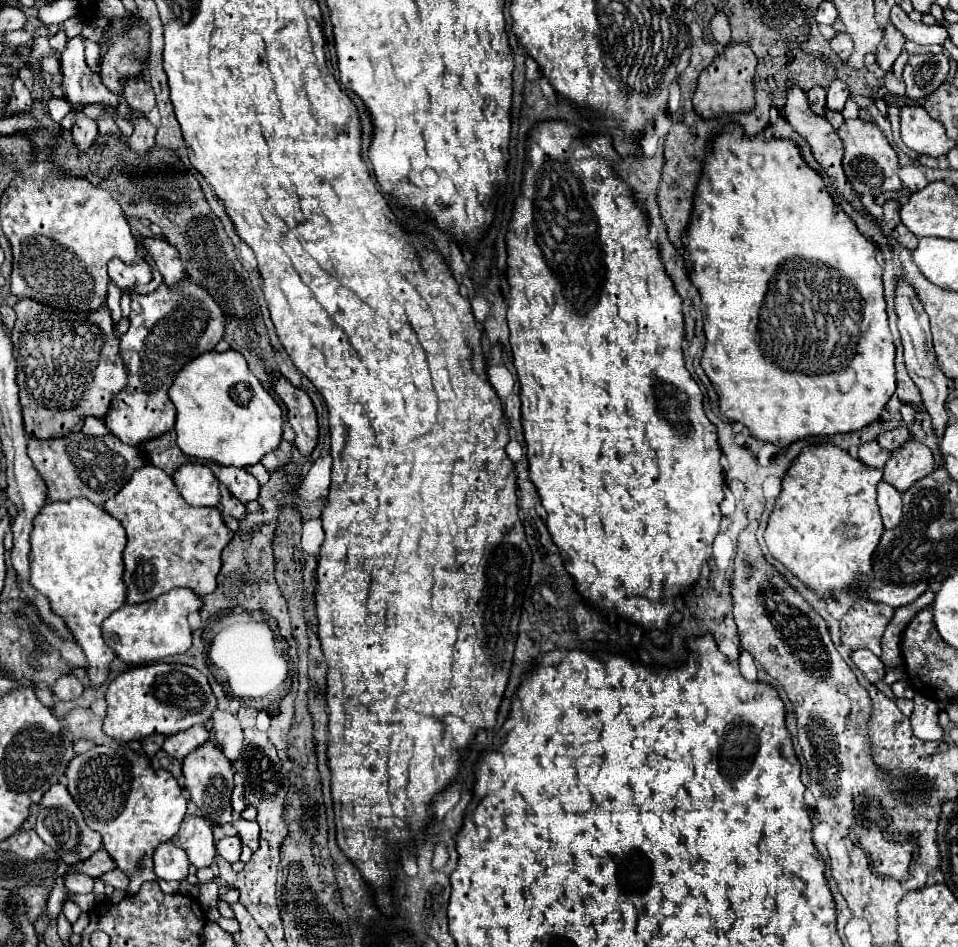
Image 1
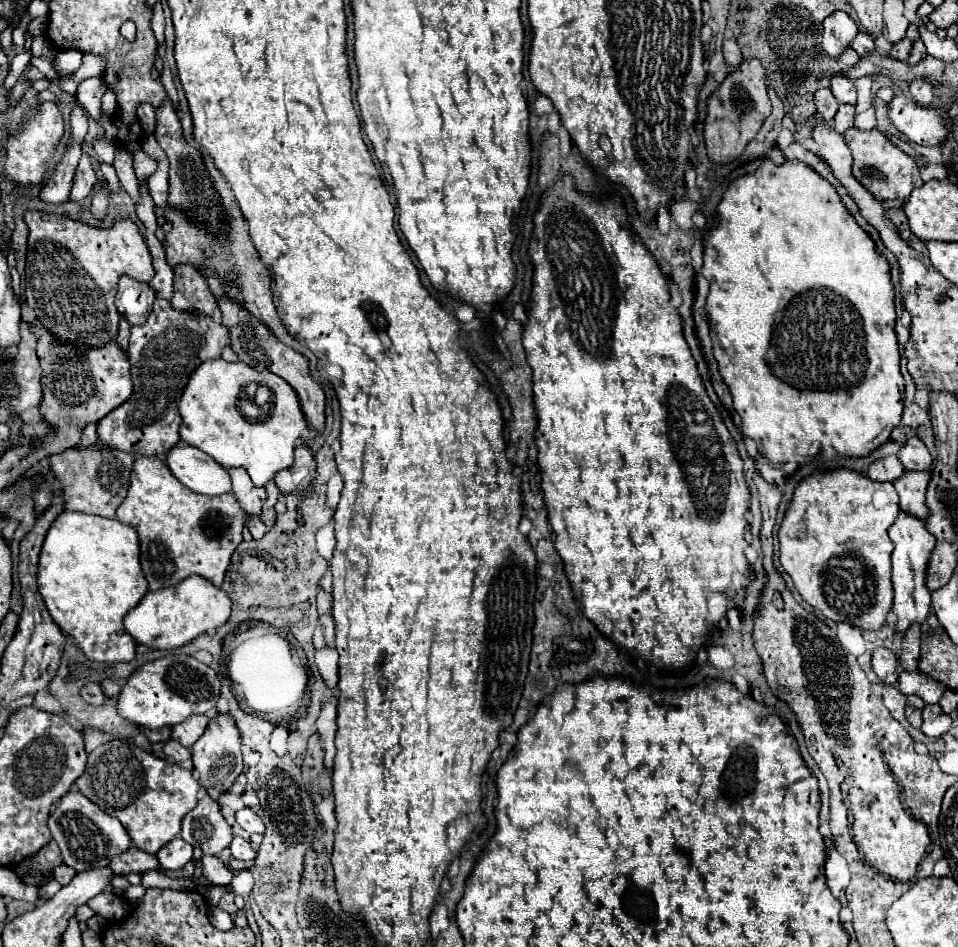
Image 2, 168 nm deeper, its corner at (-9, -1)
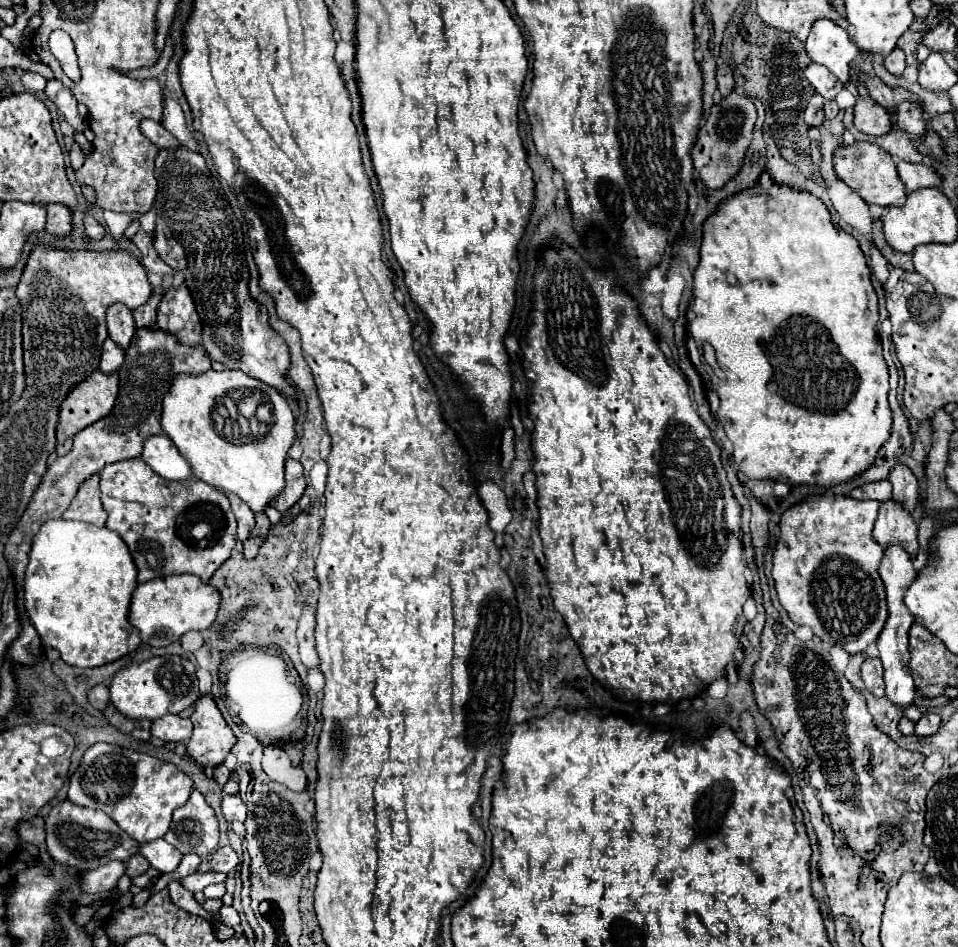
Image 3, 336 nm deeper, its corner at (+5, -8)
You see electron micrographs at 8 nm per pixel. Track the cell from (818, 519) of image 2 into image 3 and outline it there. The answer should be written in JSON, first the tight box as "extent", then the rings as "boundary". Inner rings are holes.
{"extent":[772,494,888,654],"boundary":[[[816,494],[790,506],[780,518],[780,536],[774,546],[772,578],[782,608],[792,622],[810,626],[814,636],[832,646],[844,648],[848,654],[860,654],[872,644],[888,618],[884,584],[878,576],[878,564],[884,550],[872,542],[872,526],[876,522],[880,502],[860,502],[850,496]]]}

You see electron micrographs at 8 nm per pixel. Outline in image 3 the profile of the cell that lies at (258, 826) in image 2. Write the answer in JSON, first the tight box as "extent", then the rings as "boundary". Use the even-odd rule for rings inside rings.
{"extent":[222,796,246,824],"boundary":[[[226,796],[222,800],[222,814],[224,814],[228,824],[244,822],[246,820],[246,806],[240,800],[240,796]]]}

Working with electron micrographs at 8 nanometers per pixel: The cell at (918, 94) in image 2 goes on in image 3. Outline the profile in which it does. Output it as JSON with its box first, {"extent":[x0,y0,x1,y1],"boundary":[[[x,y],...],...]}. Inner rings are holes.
{"extent":[896,102,926,136],"boundary":[[[900,102],[898,104],[898,120],[896,126],[904,132],[908,132],[910,136],[920,136],[926,132],[926,120],[924,120],[924,112],[920,108],[916,108],[912,102]]]}

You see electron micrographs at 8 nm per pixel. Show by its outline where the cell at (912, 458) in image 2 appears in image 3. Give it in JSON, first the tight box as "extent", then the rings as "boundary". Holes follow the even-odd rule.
{"extent":[888,464,918,512],"boundary":[[[896,464],[890,470],[890,478],[888,478],[894,486],[892,490],[892,498],[902,502],[904,508],[908,512],[914,510],[916,502],[918,502],[918,480],[914,476],[914,472],[906,466],[906,464]]]}

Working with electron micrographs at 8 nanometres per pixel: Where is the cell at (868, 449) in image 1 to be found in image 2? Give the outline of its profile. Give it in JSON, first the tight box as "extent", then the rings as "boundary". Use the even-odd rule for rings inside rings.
{"extent":[868,455,904,483],"boundary":[[[894,455],[878,459],[878,461],[870,463],[870,467],[868,467],[868,477],[872,481],[890,481],[890,483],[894,483],[902,473],[904,473],[902,465],[898,463],[898,459]]]}

